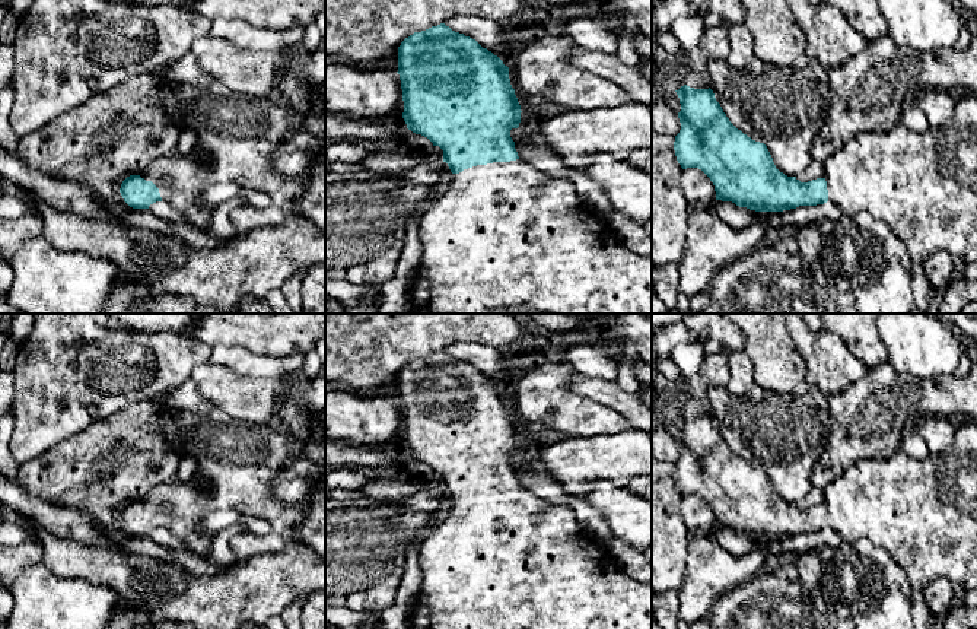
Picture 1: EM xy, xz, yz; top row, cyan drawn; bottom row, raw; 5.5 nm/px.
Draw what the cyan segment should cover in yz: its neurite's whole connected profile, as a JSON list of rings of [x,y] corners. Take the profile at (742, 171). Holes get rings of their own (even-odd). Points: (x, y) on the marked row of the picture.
[[[687,85],[675,90],[681,111],[681,130],[675,136],[674,150],[682,169],[698,168],[713,182],[716,200],[732,201],[739,207],[755,212],[783,212],[799,206],[817,206],[827,201],[837,206],[843,217],[855,217],[868,212],[879,219],[891,234],[907,247],[913,263],[913,295],[916,308],[926,312],[930,306],[932,285],[925,273],[925,260],[936,252],[946,251],[958,255],[965,264],[977,263],[977,95],[957,93],[951,117],[939,124],[929,124],[923,131],[908,128],[900,123],[888,131],[860,133],[846,142],[824,162],[825,174],[808,182],[780,172],[764,143],[755,142],[738,130],[723,112],[713,90],[694,89]]]

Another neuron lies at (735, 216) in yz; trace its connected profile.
[[[715,200],[709,209],[729,226],[736,229],[745,229],[760,223],[767,228],[767,232],[774,232],[782,225],[779,212],[755,212],[739,207],[732,201],[722,200]]]

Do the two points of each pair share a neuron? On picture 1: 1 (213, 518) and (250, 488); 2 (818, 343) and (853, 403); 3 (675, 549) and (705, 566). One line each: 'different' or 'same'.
1: different
2: different
3: different

